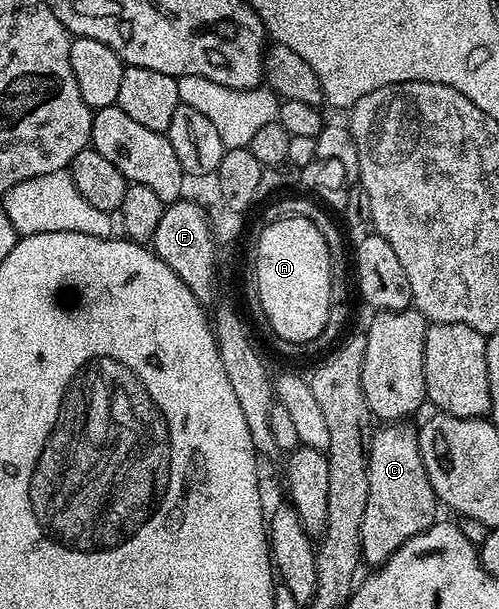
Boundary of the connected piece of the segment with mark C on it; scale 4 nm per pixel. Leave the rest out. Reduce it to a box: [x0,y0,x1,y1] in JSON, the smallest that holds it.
[362,422,440,566]

